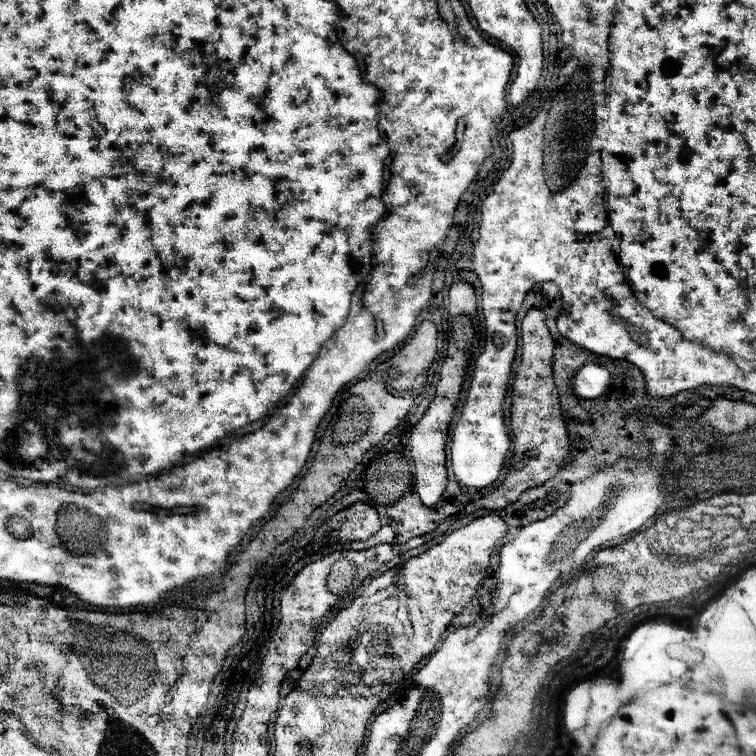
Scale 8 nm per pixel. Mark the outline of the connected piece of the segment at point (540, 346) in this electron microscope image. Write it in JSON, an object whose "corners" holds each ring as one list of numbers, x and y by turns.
{"corners":[[531,308,525,314,521,322,521,340,523,340,523,348,521,348,523,360,517,370,511,392,511,430,513,430,513,450,515,450,517,470,509,470,503,484,483,498,483,506,489,510,503,510,507,504,515,502,519,494,523,494,525,490,533,486,541,486,543,482,553,478,569,452,567,424,561,414,557,386,553,382,555,342,545,324,545,316,539,308]]}

